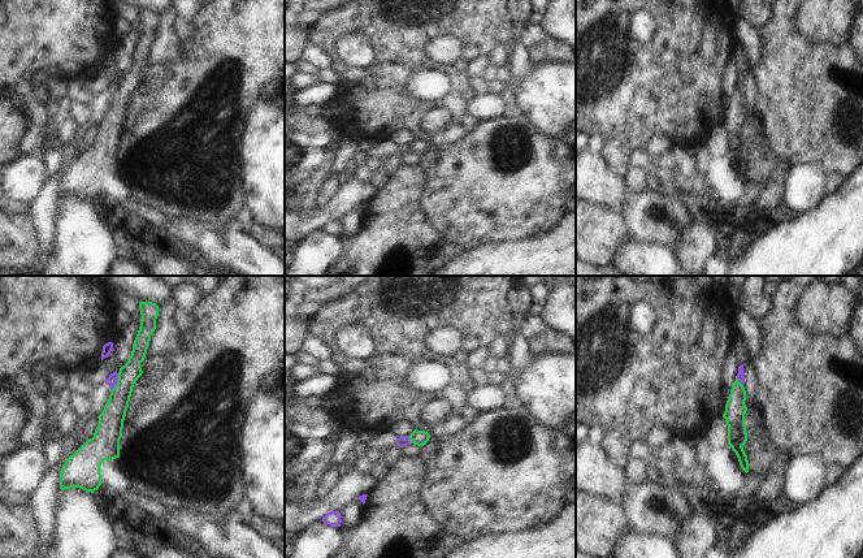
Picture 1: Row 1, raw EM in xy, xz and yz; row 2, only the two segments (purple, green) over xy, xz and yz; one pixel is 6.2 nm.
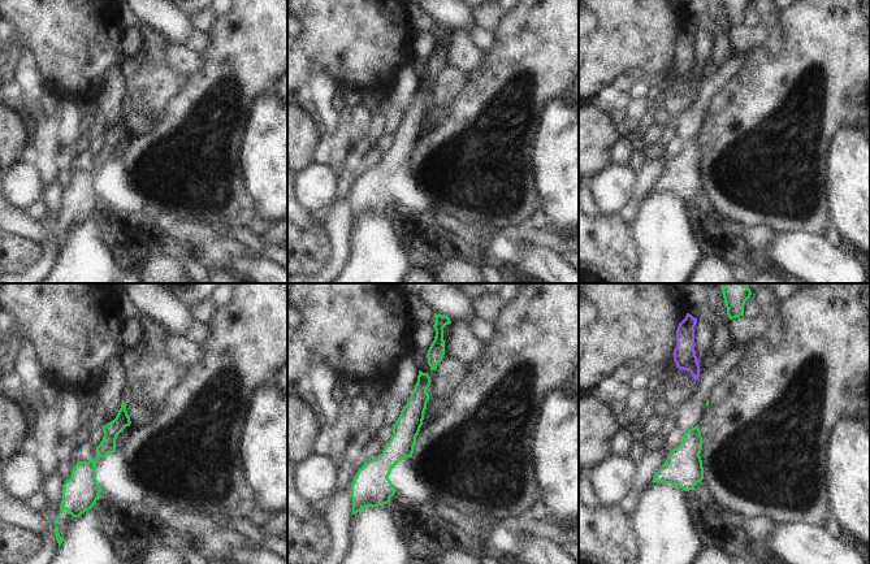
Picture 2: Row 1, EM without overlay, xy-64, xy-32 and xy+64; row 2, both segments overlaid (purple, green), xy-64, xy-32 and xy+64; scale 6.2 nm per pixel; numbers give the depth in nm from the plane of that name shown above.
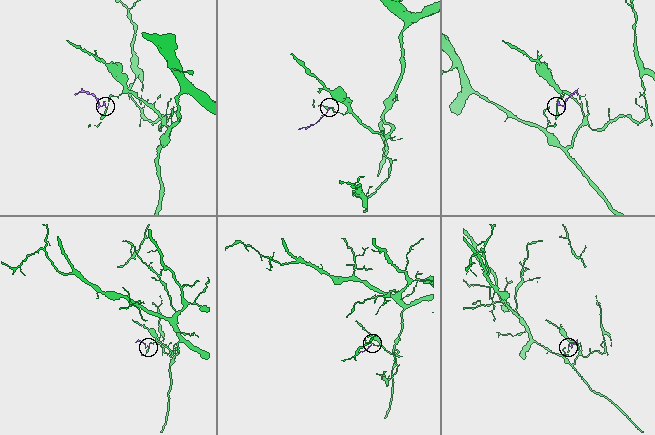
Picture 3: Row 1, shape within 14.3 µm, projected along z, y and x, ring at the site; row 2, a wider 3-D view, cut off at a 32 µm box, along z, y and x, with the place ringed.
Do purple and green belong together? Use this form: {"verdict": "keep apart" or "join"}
{"verdict": "keep apart"}

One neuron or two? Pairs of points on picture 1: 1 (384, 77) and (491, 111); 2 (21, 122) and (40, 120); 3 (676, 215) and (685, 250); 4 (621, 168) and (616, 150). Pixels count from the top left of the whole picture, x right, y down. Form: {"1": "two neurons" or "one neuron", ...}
{"1": "two neurons", "2": "two neurons", "3": "two neurons", "4": "one neuron"}

